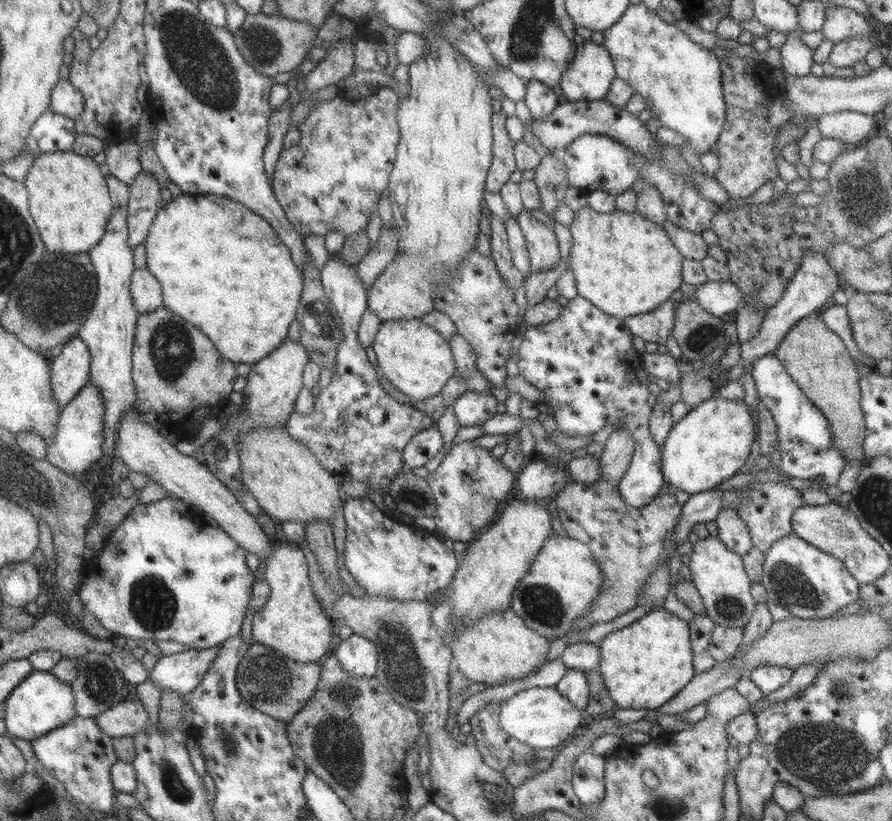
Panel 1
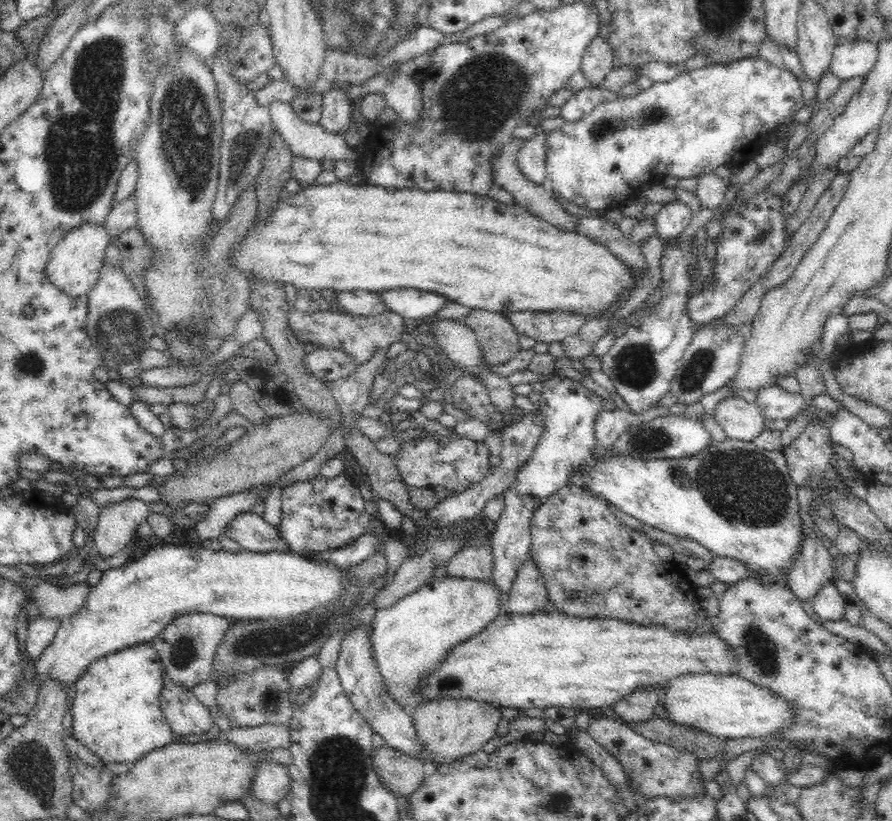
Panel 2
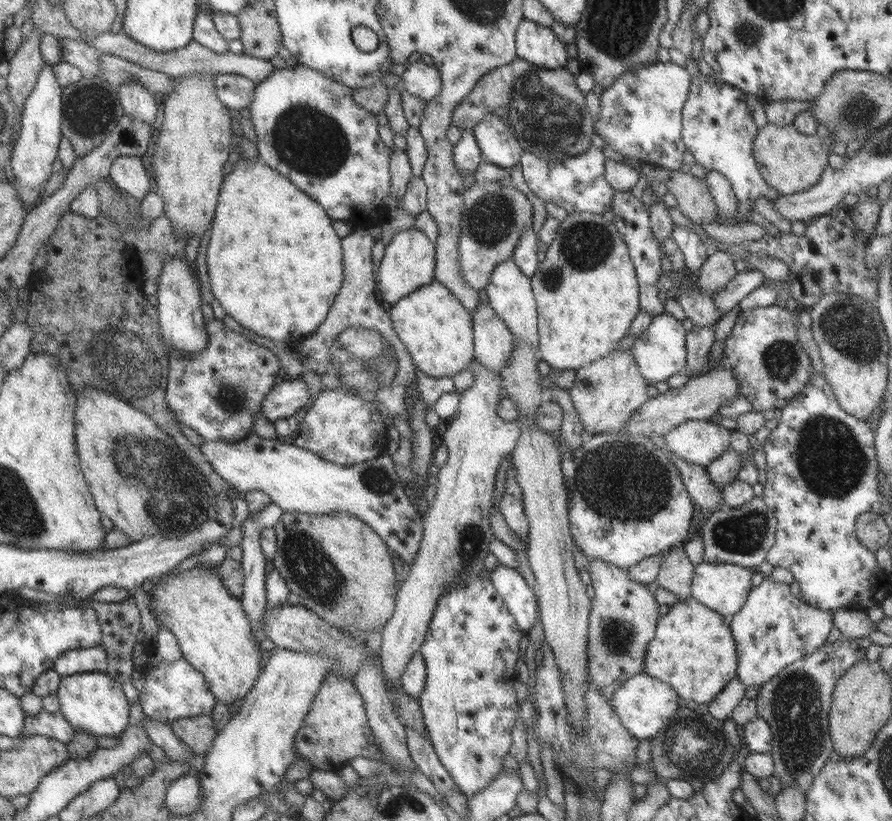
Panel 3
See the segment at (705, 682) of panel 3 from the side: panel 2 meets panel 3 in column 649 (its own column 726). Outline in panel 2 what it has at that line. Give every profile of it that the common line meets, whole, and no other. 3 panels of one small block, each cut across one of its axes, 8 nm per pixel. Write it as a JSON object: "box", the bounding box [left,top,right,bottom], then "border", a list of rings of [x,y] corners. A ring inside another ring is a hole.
{"box":[422,609,738,710],"border":[[[543,609],[526,613],[518,614],[512,610],[504,610],[498,616],[490,621],[484,630],[474,634],[472,638],[468,638],[466,642],[455,646],[454,650],[448,654],[446,664],[438,670],[434,670],[432,676],[428,676],[428,684],[422,688],[422,693],[426,700],[439,699],[446,697],[462,697],[486,701],[500,708],[518,707],[525,710],[530,707],[545,709],[549,706],[563,706],[573,708],[574,710],[588,710],[592,708],[612,706],[618,700],[626,698],[628,694],[632,694],[638,688],[653,688],[654,690],[662,690],[674,680],[686,676],[686,674],[726,674],[726,676],[738,675],[738,657],[734,653],[734,649],[730,647],[728,641],[722,639],[714,626],[710,630],[696,630],[694,634],[689,634],[688,631],[670,630],[662,625],[642,625],[632,621],[623,621],[615,618],[596,618],[596,617],[575,617],[570,616],[560,611],[546,612]]]}

